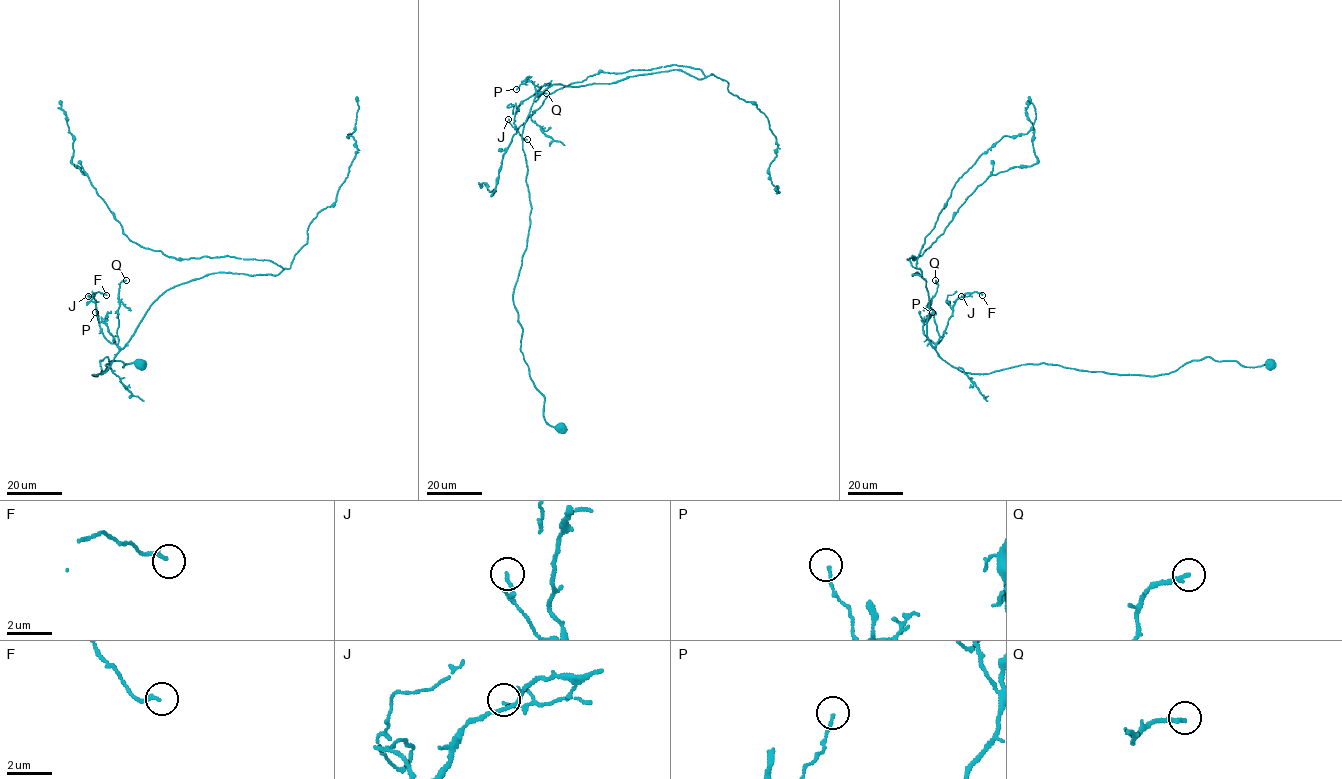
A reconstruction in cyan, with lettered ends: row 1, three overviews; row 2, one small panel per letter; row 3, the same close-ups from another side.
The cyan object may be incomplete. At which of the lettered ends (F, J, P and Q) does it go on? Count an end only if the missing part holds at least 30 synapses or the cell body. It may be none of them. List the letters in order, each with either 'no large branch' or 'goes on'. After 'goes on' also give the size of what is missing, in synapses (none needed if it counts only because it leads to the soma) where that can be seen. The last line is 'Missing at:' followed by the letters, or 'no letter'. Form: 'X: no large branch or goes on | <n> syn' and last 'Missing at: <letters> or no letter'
F: no large branch
J: no large branch
P: no large branch
Q: no large branch
Missing at: no letter

